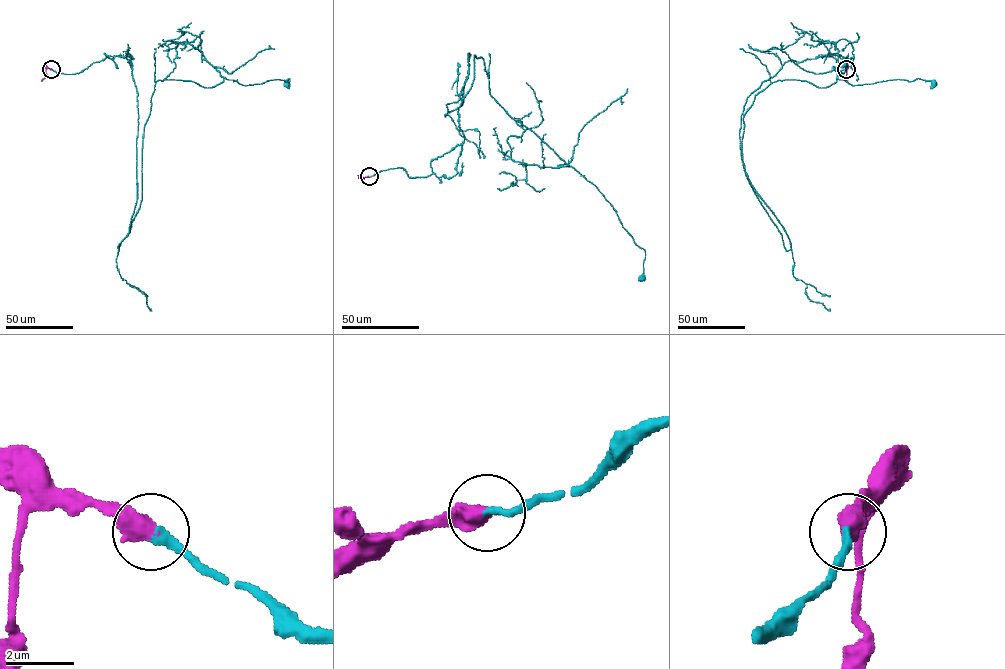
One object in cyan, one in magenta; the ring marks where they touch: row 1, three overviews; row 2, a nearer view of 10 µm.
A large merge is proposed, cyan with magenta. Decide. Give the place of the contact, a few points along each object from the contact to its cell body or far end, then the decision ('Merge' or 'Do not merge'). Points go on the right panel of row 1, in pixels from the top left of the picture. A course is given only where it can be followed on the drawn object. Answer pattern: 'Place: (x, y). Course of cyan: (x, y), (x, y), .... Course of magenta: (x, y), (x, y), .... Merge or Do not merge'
Place: (846, 69). Course of cyan: (846, 69), (788, 60), (744, 106), (744, 169), (787, 250), (743, 161), (755, 96), (934, 83). Course of magenta: (846, 69), (845, 81). Merge

